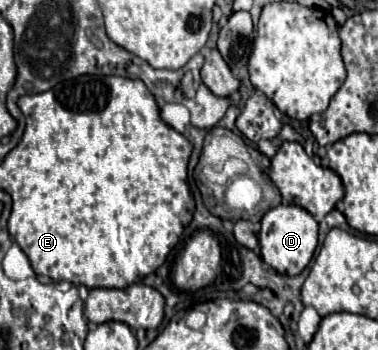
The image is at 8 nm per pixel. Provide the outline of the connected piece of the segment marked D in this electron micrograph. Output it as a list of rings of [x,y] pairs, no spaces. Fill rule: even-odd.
[[[278,205],[262,217],[262,229],[258,233],[260,255],[264,263],[276,269],[280,275],[298,275],[302,273],[318,245],[319,224],[316,219],[298,205]]]

